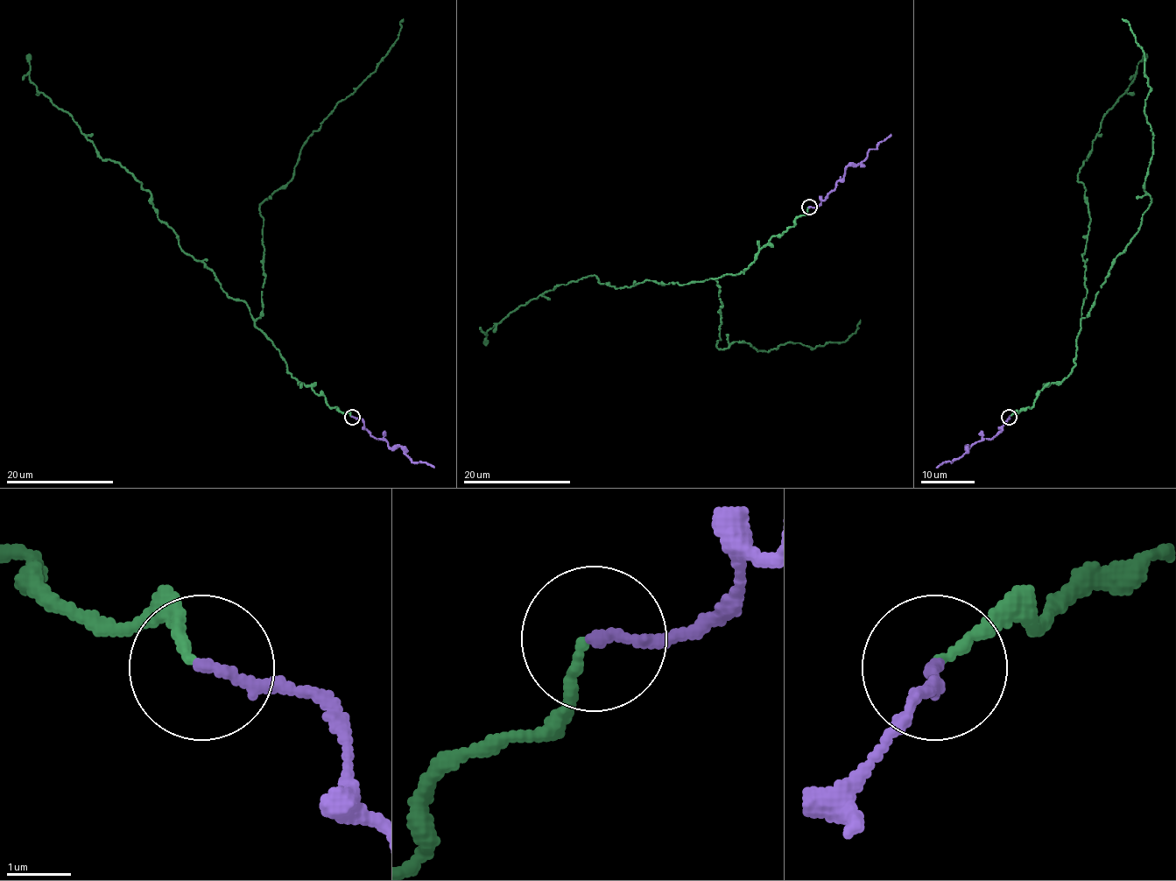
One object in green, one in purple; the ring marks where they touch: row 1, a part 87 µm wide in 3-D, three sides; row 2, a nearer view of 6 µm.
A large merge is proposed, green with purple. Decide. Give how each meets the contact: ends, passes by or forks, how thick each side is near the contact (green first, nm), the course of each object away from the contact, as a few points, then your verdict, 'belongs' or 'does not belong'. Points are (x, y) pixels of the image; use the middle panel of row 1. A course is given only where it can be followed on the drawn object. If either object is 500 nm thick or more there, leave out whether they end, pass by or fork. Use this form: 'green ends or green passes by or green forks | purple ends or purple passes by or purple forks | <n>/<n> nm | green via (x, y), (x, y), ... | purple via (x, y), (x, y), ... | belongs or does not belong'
green ends | purple ends | 140/160 nm | green via (808, 207), (743, 274), (711, 278), (722, 304), (716, 347), (815, 348), (845, 341), (860, 320) | purple via (808, 207), (816, 207), (841, 179), (848, 166), (860, 165), (870, 149), (875, 149), (890, 134) | belongs

